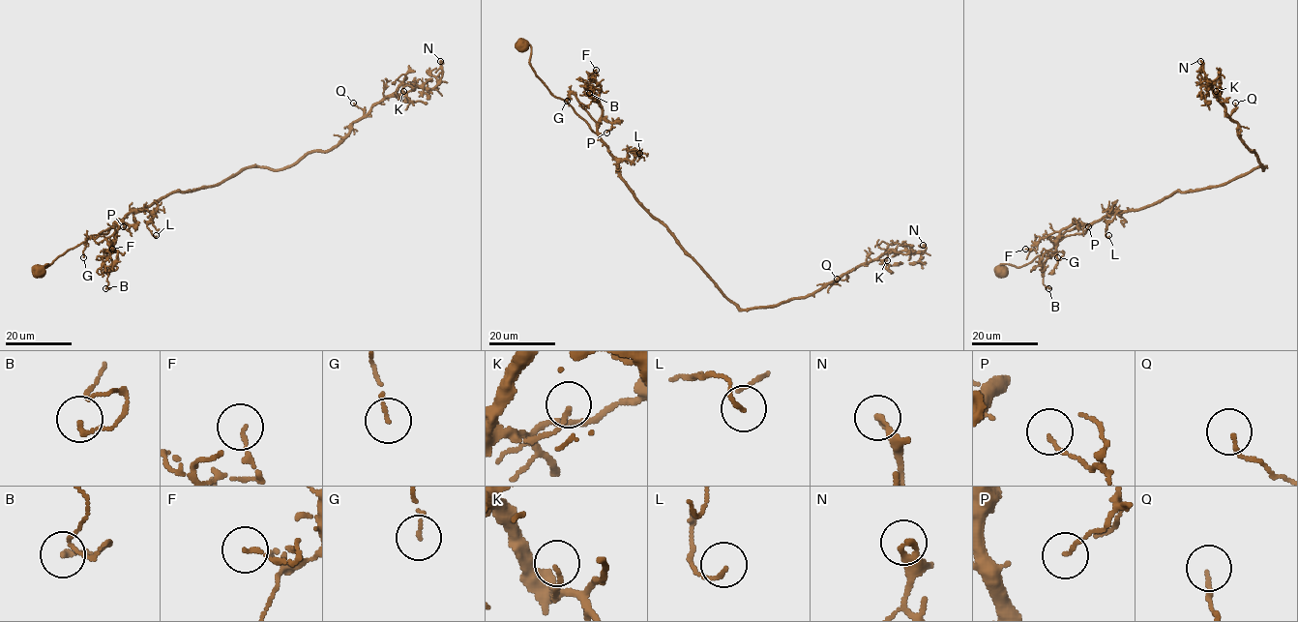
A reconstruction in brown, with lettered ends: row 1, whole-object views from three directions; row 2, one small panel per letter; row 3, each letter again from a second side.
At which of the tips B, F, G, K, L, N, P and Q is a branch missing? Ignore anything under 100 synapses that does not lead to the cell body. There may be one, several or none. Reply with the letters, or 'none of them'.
none of them

